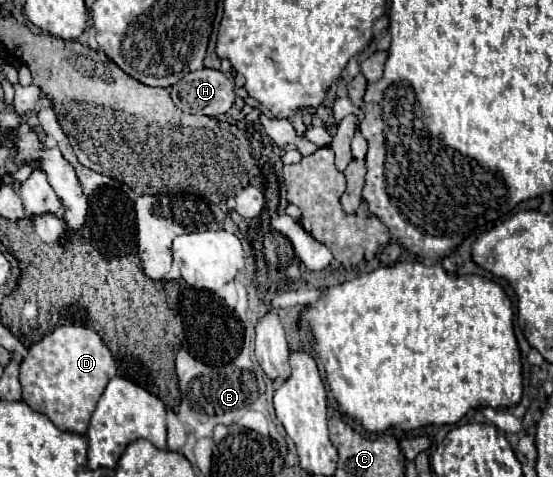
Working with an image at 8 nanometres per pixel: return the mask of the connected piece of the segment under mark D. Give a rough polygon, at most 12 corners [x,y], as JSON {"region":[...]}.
{"region":[[94,329],[28,349],[22,399],[84,435],[116,361]]}

